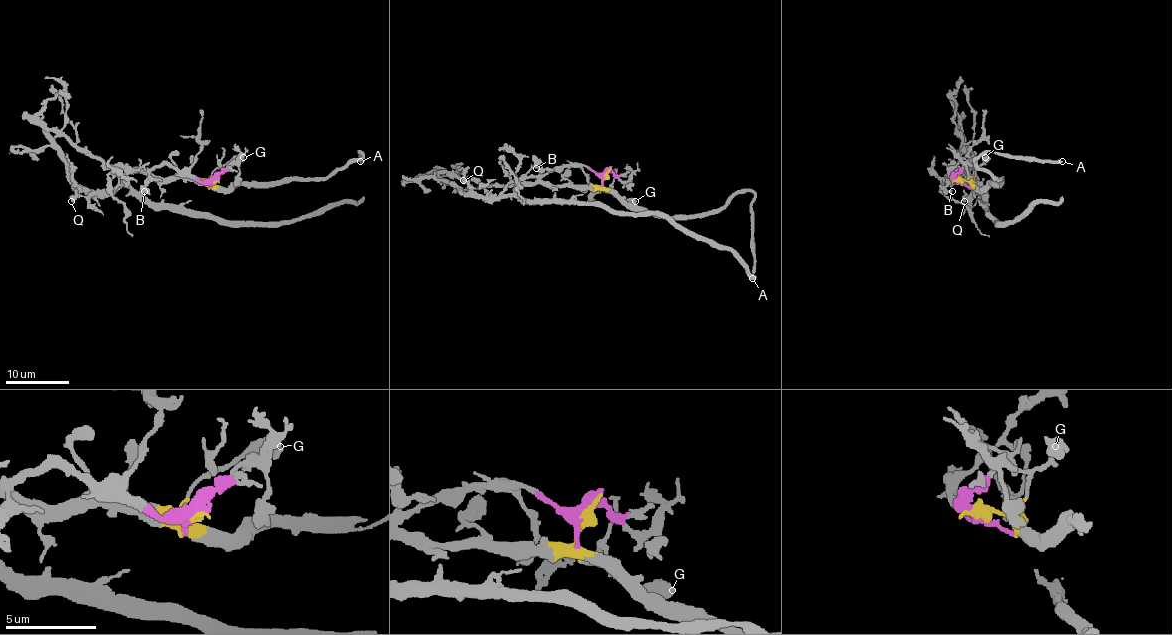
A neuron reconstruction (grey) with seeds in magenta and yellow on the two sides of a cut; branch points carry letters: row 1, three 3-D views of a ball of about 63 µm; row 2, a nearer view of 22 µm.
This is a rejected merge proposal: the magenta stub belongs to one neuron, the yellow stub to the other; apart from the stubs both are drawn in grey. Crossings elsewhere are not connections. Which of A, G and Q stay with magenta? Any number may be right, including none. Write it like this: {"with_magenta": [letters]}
{"with_magenta": []}

